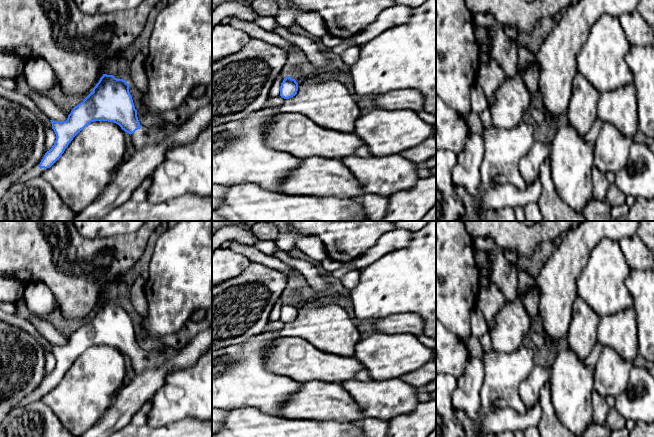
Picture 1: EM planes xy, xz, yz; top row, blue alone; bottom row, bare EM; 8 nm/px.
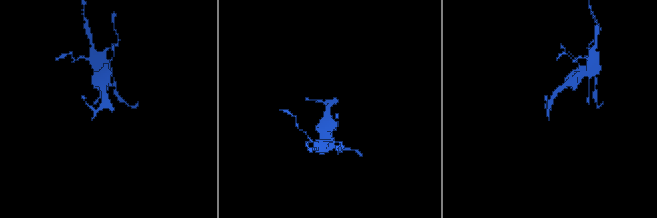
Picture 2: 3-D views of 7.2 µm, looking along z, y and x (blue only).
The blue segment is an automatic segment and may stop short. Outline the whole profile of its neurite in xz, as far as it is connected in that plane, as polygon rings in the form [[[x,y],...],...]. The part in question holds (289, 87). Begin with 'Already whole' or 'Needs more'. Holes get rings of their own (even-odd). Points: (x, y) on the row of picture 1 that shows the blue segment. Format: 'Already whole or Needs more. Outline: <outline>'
Already whole. Outline: [[[287,76],[280,86],[280,96],[284,99],[291,98],[297,94],[298,83],[295,79]]]

